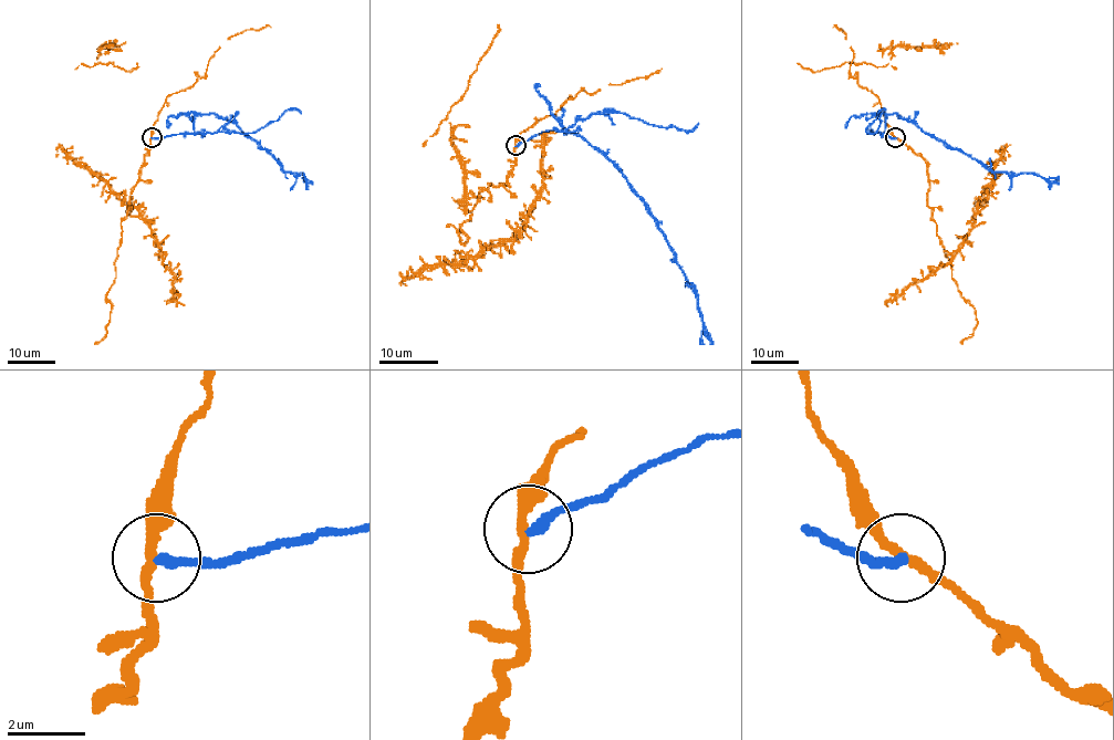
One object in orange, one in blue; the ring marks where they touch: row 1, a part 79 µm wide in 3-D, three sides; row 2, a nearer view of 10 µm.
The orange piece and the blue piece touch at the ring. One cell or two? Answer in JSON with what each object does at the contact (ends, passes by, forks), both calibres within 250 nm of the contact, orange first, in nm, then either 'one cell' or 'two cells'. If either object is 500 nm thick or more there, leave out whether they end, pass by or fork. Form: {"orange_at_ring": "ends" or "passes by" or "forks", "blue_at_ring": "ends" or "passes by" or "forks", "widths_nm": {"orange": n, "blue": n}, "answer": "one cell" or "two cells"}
{"orange_at_ring": "passes by", "blue_at_ring": "ends", "widths_nm": {"orange": 240, "blue": 280}, "answer": "two cells"}

